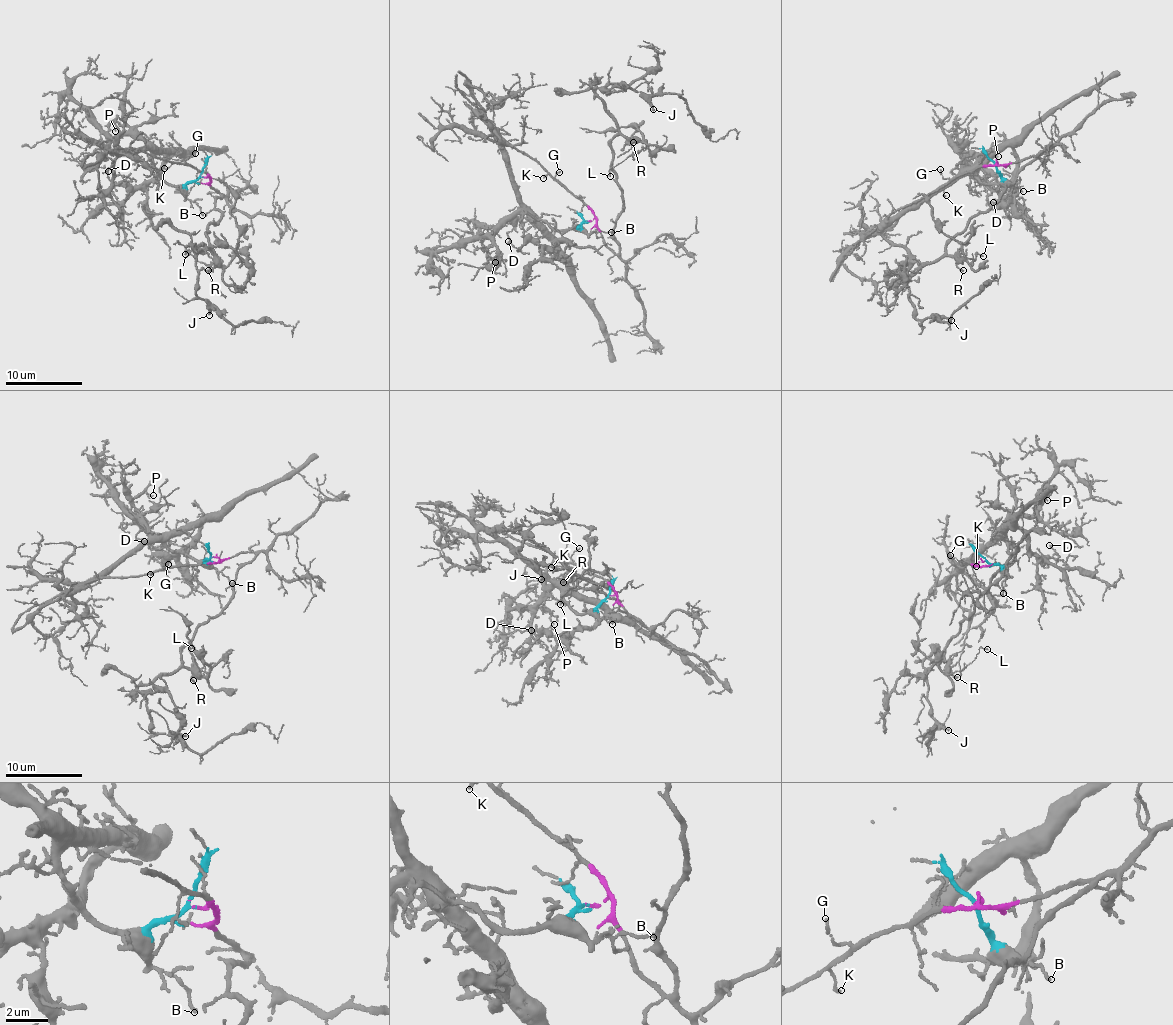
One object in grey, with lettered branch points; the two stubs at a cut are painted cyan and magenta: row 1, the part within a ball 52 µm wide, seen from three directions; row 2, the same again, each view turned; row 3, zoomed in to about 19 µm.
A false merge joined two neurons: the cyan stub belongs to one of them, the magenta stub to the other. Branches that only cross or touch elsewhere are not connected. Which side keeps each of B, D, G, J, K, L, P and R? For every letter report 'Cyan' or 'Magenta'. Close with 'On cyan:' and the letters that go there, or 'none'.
B: Cyan
D: Cyan
G: Magenta
J: Magenta
K: Magenta
L: Magenta
P: Cyan
R: Magenta
On cyan: B, D, P

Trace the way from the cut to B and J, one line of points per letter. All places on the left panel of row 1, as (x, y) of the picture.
B: (203, 176), (191, 183), (185, 190), (188, 199), (199, 207), (202, 215)
J: (202, 175), (222, 197), (214, 202), (221, 220), (205, 234), (208, 247), (197, 248), (195, 290), (209, 315)

